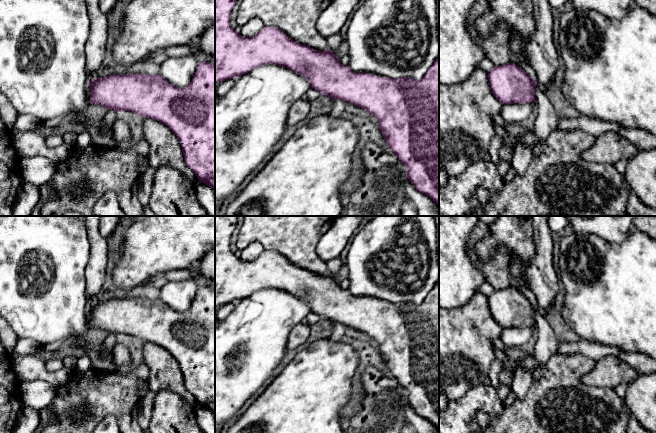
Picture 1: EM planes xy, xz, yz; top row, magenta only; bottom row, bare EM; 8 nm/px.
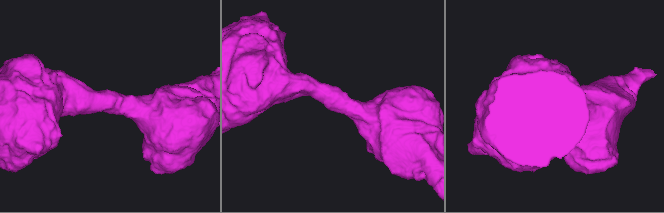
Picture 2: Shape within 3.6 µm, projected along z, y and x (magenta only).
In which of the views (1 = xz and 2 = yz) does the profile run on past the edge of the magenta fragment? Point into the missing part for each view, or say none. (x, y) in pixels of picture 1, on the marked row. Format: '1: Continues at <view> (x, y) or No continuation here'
1: No continuation here
2: No continuation here

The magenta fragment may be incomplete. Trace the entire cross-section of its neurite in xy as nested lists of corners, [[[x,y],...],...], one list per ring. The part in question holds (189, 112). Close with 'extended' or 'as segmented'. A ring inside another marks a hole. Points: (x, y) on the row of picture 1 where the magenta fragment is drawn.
[[[202,62],[190,84],[178,88],[160,75],[116,74],[93,78],[88,84],[90,103],[118,112],[131,111],[157,120],[177,136],[188,168],[201,183],[215,189],[215,64]]]; as segmented

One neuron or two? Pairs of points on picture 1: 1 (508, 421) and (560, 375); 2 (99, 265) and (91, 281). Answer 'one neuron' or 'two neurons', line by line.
1: one neuron
2: one neuron

